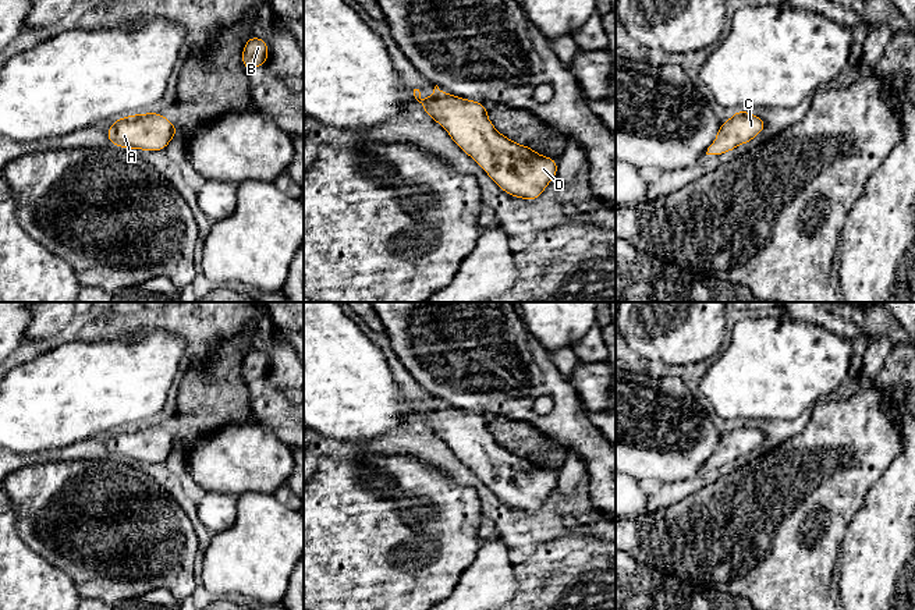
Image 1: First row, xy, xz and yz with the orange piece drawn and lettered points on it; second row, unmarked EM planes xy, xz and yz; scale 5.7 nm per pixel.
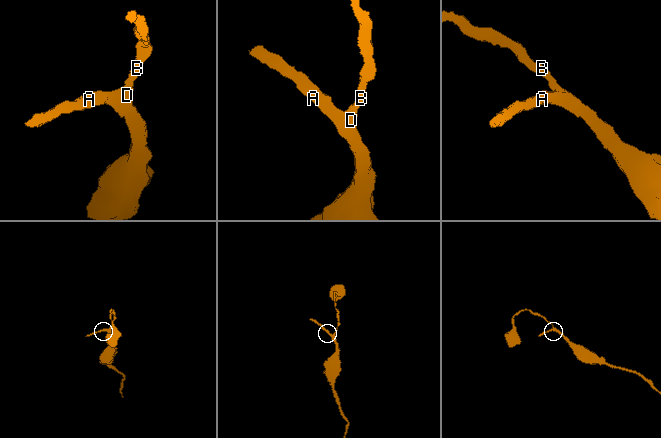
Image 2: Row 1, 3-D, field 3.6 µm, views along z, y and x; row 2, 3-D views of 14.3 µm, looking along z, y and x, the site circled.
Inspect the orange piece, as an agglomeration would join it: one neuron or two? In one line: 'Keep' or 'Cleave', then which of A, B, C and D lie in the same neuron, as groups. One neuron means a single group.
Keep. Groups: A B C D

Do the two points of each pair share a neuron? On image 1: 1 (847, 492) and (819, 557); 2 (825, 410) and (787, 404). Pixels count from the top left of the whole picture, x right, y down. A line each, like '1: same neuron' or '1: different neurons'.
1: same neuron
2: different neurons

